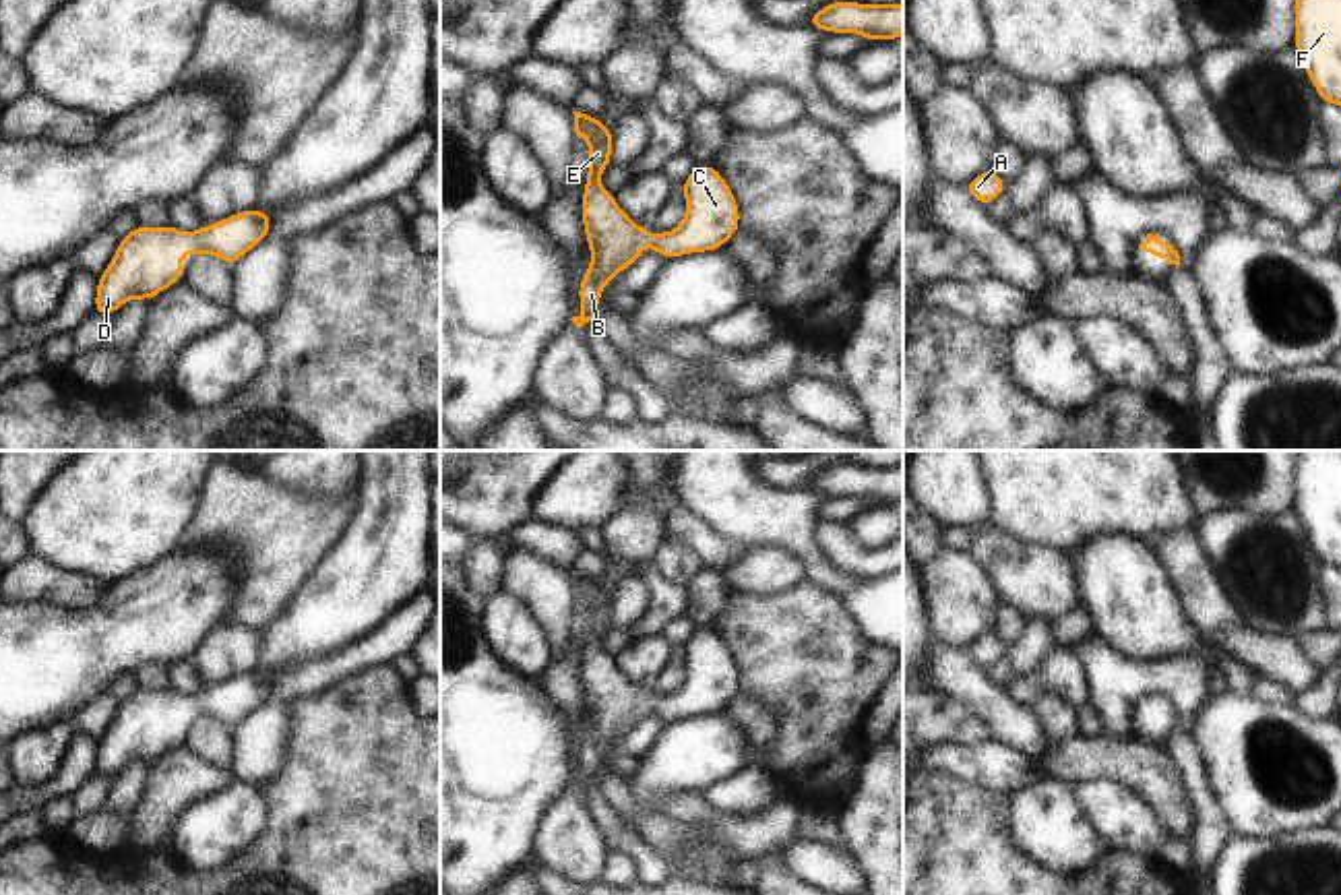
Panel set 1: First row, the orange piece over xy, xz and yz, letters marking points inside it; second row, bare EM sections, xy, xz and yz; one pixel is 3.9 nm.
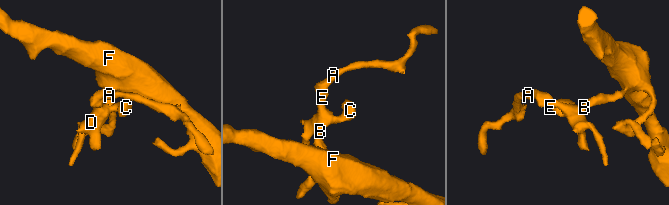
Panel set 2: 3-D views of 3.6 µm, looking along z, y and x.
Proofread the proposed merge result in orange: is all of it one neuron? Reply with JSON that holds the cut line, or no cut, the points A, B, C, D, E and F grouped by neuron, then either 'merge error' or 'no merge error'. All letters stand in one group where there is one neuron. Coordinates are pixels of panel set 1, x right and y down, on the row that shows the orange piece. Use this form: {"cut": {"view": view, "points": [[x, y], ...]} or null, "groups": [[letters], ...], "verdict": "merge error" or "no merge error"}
{"cut": null, "groups": [["A", "B", "C", "D", "E", "F"]], "verdict": "no merge error"}

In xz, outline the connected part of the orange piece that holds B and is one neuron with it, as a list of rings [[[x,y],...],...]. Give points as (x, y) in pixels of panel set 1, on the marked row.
[[[574,114],[576,136],[589,143],[589,169],[583,190],[583,227],[591,250],[589,271],[579,281],[583,314],[570,320],[581,329],[595,318],[599,298],[618,273],[636,263],[649,244],[665,260],[692,252],[713,252],[740,232],[740,207],[715,165],[694,165],[682,182],[686,215],[672,232],[645,232],[601,186],[601,172],[612,165],[612,143],[618,132],[605,130],[599,116]]]

